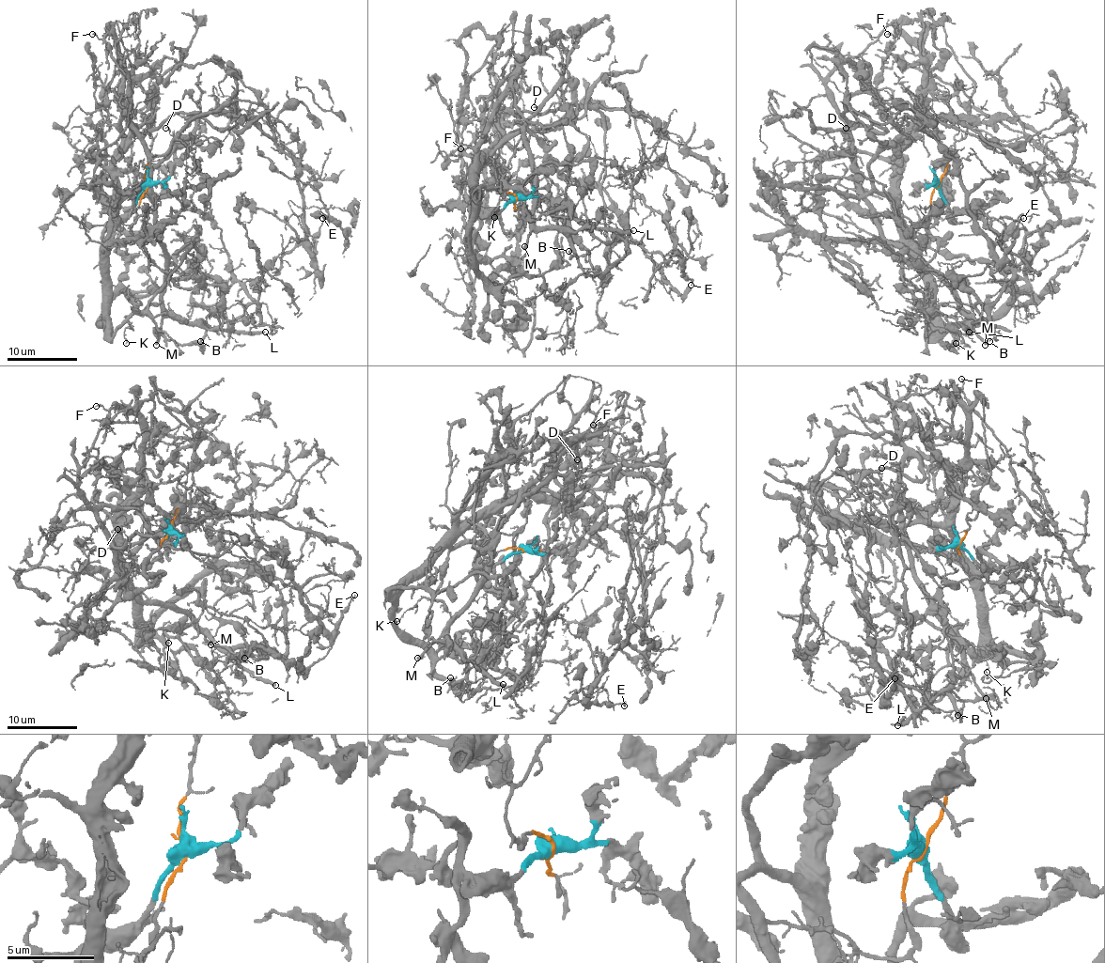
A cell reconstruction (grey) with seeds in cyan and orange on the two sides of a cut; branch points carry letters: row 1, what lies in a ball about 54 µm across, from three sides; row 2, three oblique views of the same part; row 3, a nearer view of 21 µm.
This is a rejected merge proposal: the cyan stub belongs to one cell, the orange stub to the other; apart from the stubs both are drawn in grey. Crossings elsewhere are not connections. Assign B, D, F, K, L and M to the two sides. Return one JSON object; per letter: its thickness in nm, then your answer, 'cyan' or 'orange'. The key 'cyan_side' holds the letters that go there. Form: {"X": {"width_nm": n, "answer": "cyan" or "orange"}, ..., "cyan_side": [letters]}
{"B": {"width_nm": 110, "answer": "orange"}, "D": {"width_nm": 110, "answer": "orange"}, "F": {"width_nm": 190, "answer": "cyan"}, "K": {"width_nm": 110, "answer": "orange"}, "L": {"width_nm": 320, "answer": "orange"}, "M": {"width_nm": 280, "answer": "orange"}, "cyan_side": ["F"]}

